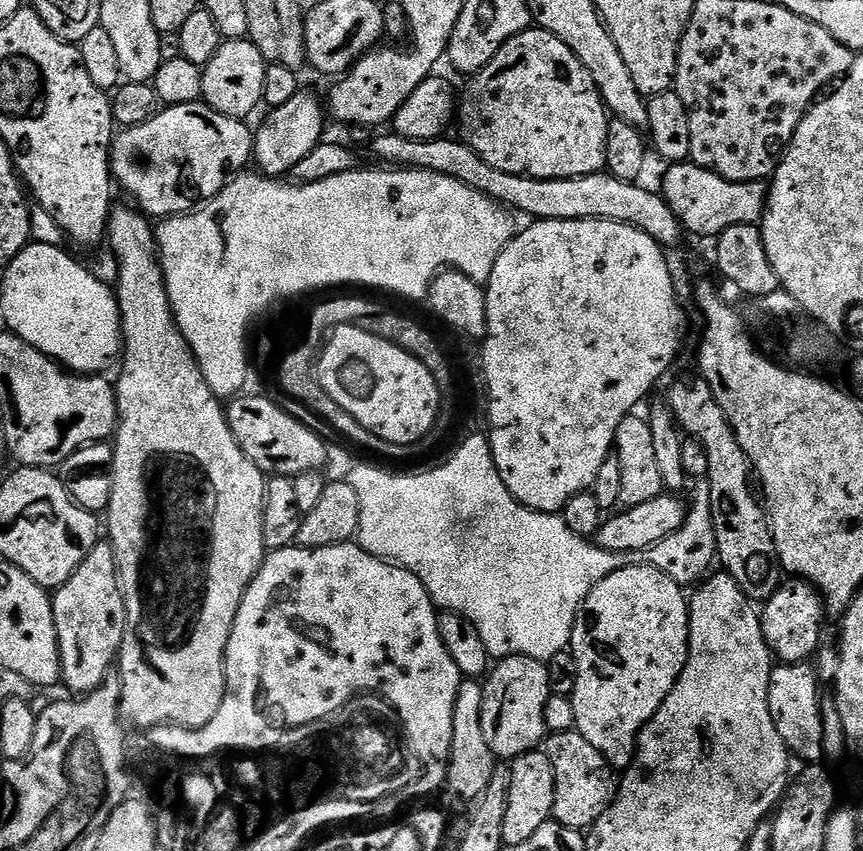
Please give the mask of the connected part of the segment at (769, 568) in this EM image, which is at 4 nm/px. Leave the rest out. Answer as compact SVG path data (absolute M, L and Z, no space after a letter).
M696 378L693 384L676 384L672 393L666 397L666 403L672 409L672 419L680 425L681 429L691 439L699 440L704 445L708 455L708 474L706 487L710 494L712 513L714 514L714 530L716 531L716 551L719 563L723 571L742 586L742 590L753 602L769 600L782 583L782 569L780 560L776 556L776 547L772 541L772 529L768 527L768 518L761 501L752 497L752 488L748 485L748 472L750 476L750 465L748 456L742 450L738 438L734 434L732 425L729 424L722 406L714 398L710 386L702 378Z

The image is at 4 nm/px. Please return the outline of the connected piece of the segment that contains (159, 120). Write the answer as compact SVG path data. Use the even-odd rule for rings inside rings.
M197 102L195 104L173 104L165 107L157 116L150 118L150 122L142 122L142 126L123 129L123 131L113 139L111 158L112 179L119 187L121 184L121 186L132 195L131 203L149 218L167 218L169 216L178 216L193 211L201 202L207 202L211 200L213 196L217 196L233 174L239 173L241 170L249 167L250 161L253 159L254 132L252 128L248 129L244 124L247 123L245 123L243 119L222 114L203 102Z

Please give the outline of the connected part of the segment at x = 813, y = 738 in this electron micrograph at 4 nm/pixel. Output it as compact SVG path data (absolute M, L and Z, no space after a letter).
M811 663L780 664L773 667L768 687L770 718L774 718L774 726L778 726L778 734L782 734L782 742L789 753L817 752L820 754L824 751L824 719L820 713L822 703L820 687L822 687L822 681L817 669Z

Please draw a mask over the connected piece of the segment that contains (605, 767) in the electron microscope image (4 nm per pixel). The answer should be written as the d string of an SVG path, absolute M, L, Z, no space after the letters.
M575 730L551 733L545 739L542 751L550 758L550 766L554 766L552 820L565 824L567 828L591 829L612 805L618 787L617 773L608 765L606 758L602 758L602 754L598 754L598 750L594 750L594 746L590 746L590 742Z

